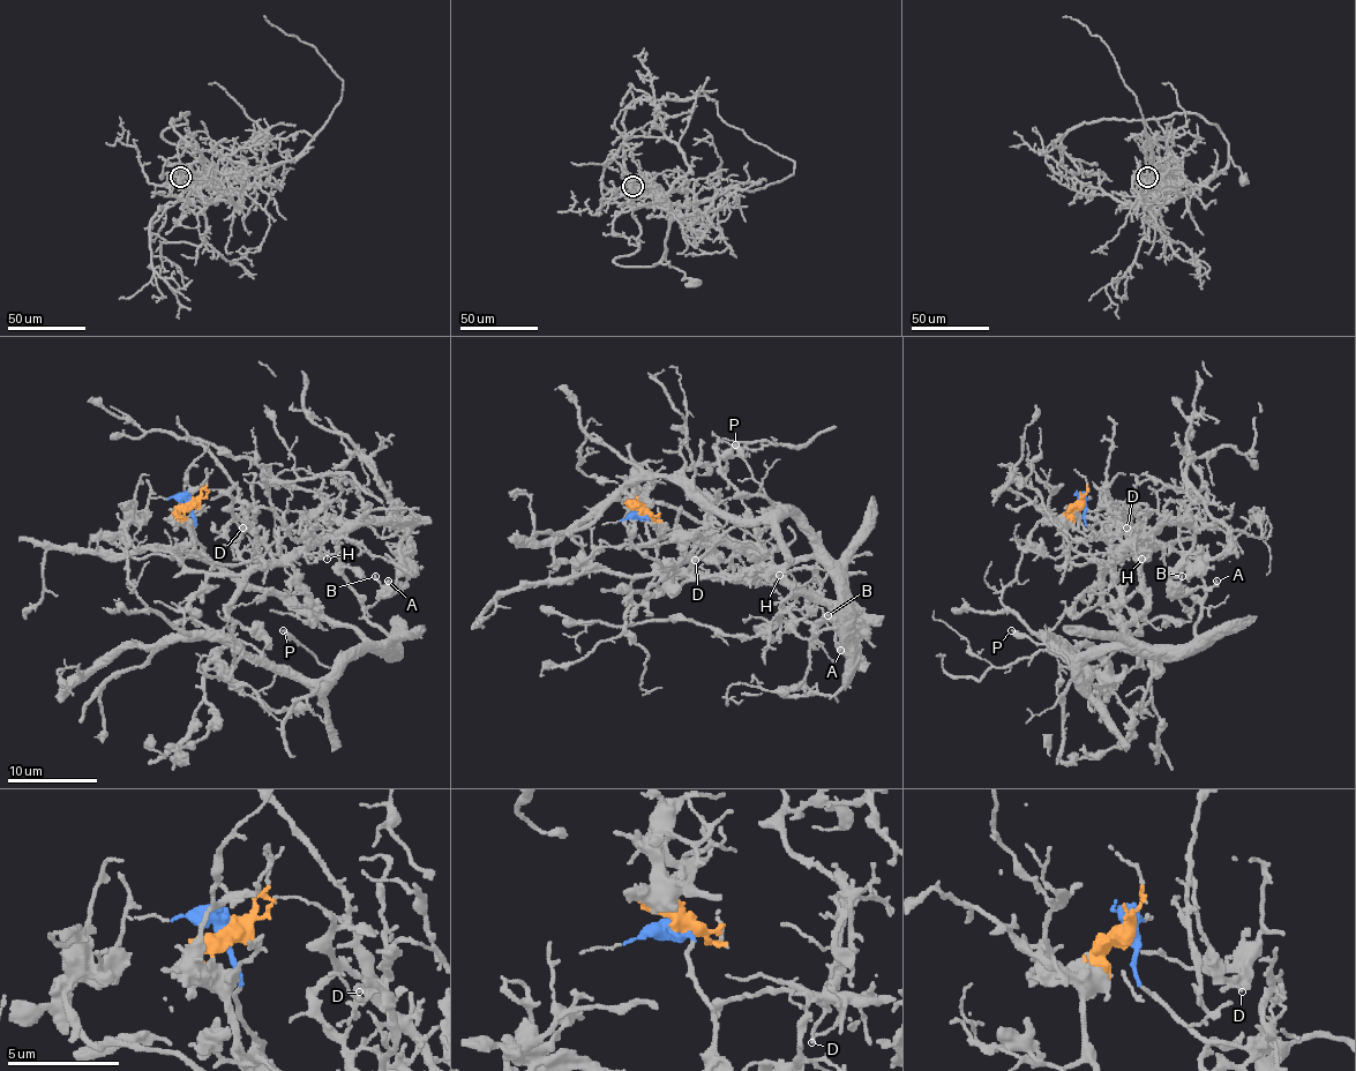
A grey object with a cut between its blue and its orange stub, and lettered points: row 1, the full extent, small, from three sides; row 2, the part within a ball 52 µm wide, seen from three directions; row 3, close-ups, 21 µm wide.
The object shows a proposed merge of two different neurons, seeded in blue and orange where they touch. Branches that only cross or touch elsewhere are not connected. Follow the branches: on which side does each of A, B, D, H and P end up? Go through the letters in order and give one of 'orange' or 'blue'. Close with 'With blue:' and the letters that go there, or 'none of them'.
A: orange
B: orange
D: orange
H: orange
P: blue
With blue: P

